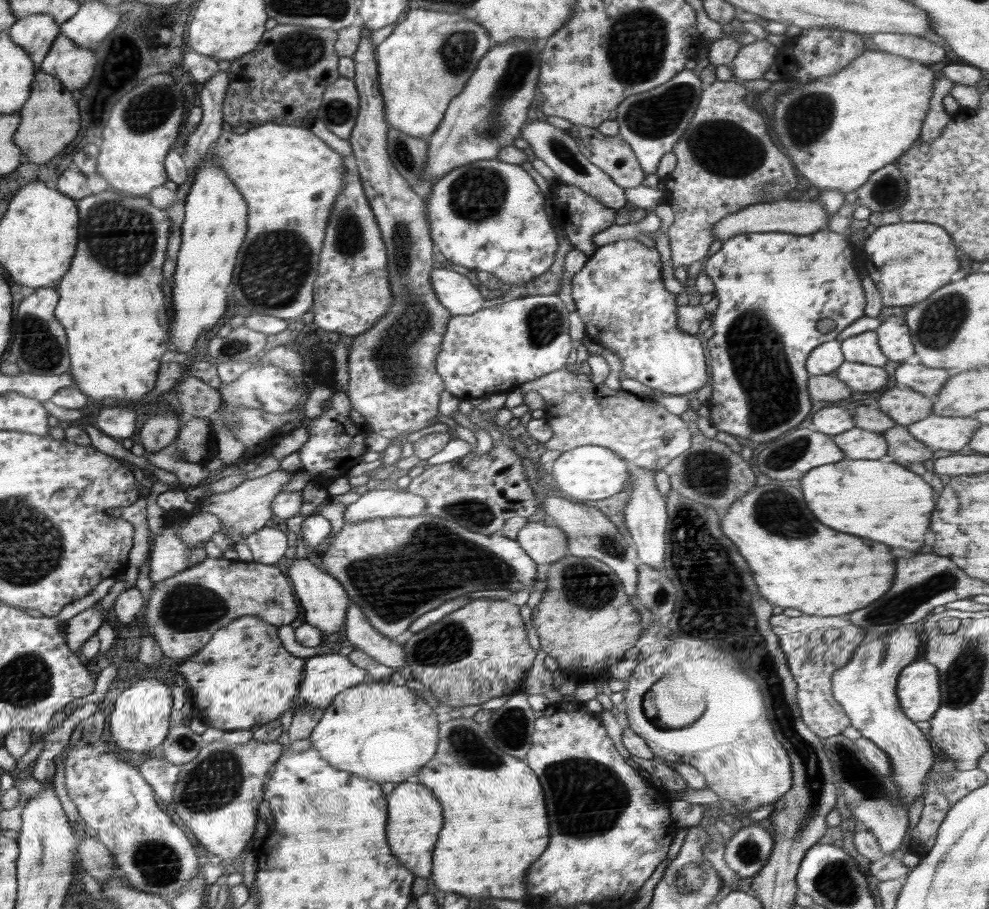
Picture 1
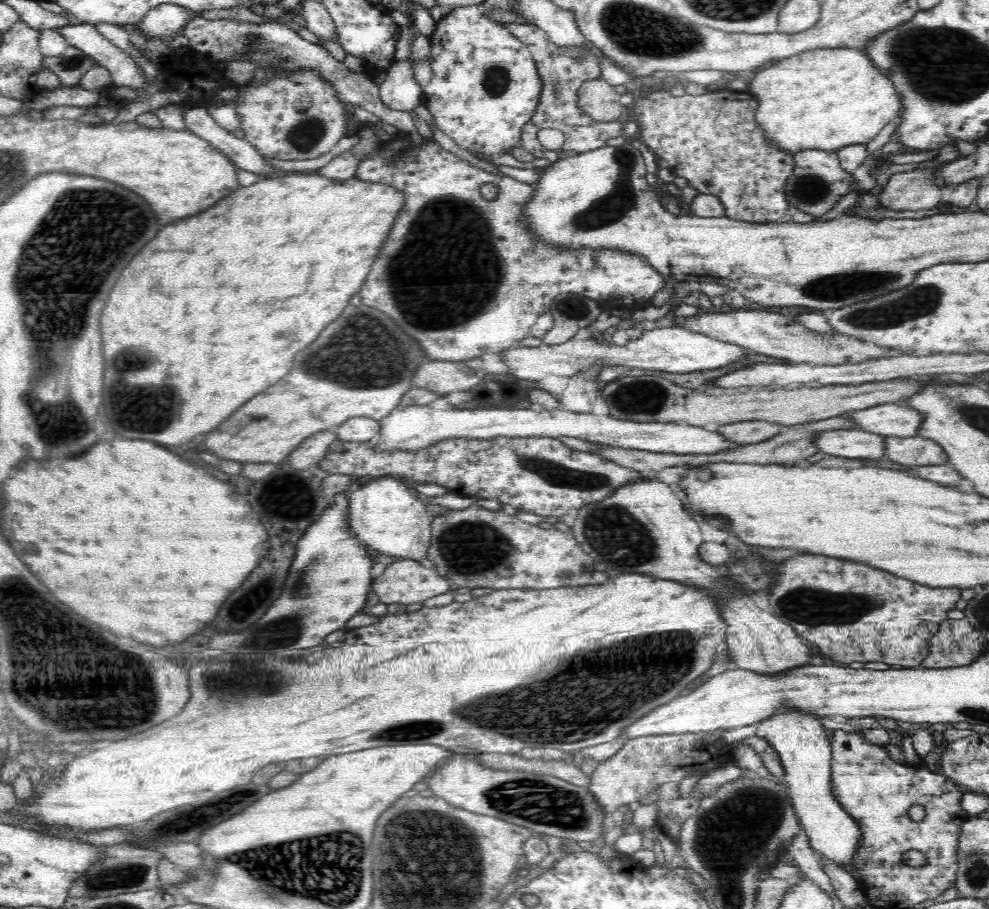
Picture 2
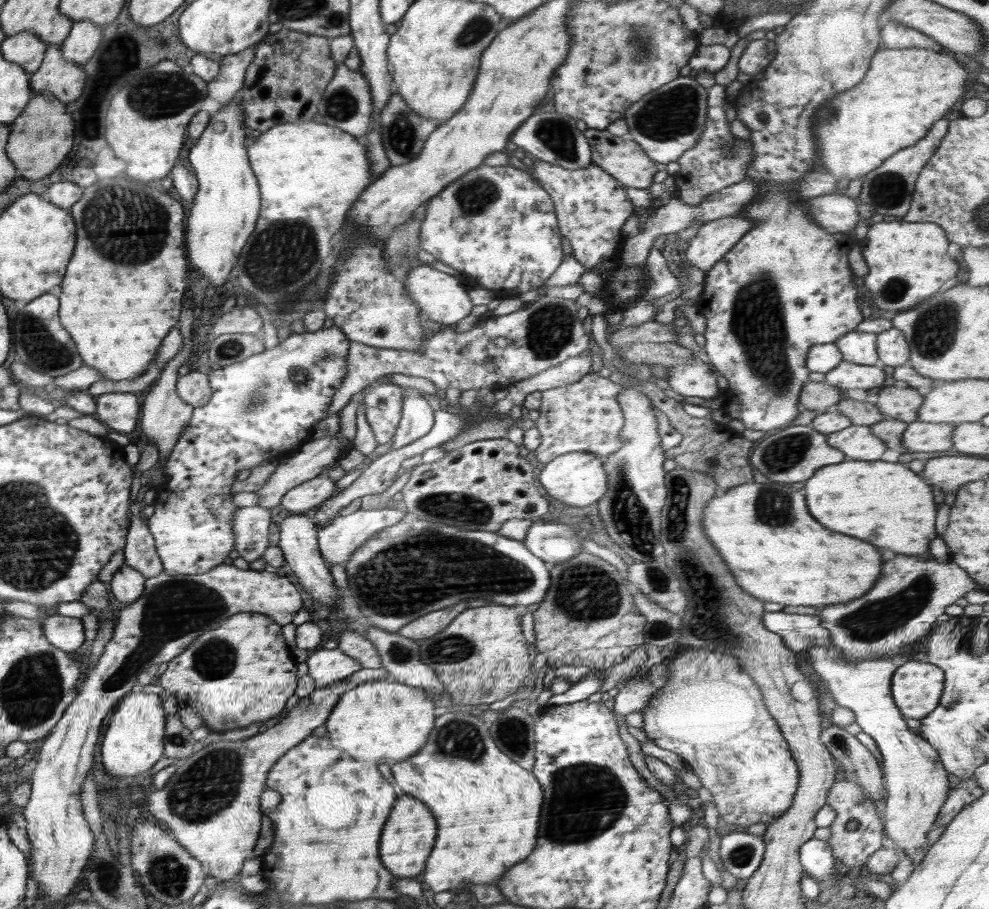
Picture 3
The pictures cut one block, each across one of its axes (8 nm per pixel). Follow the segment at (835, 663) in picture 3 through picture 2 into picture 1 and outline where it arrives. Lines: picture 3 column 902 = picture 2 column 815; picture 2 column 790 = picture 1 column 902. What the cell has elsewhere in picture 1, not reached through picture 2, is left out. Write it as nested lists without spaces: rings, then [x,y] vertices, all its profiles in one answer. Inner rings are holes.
[[[904,625],[874,640],[862,642],[852,658],[831,676],[833,698],[845,710],[850,724],[889,756],[891,780],[899,786],[903,802],[910,805],[924,794],[925,778],[932,776],[929,770],[932,770],[936,755],[928,734],[922,733],[915,721],[904,714],[897,697],[900,671],[916,660],[918,648],[920,637],[912,626]]]

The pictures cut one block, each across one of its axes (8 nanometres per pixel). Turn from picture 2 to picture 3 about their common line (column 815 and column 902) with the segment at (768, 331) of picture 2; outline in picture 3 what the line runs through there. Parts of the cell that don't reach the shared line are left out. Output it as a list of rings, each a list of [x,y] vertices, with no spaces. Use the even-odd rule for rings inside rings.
[[[890,327],[877,334],[876,341],[878,361],[877,366],[897,367],[910,358],[910,346],[904,333],[896,327]]]

